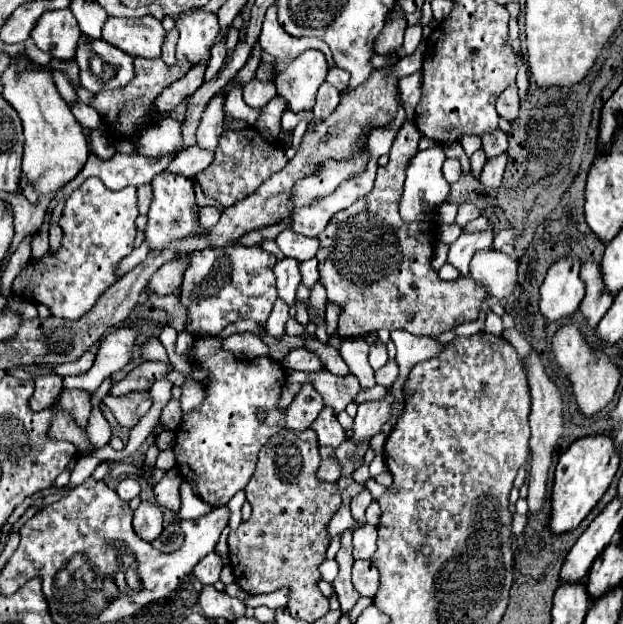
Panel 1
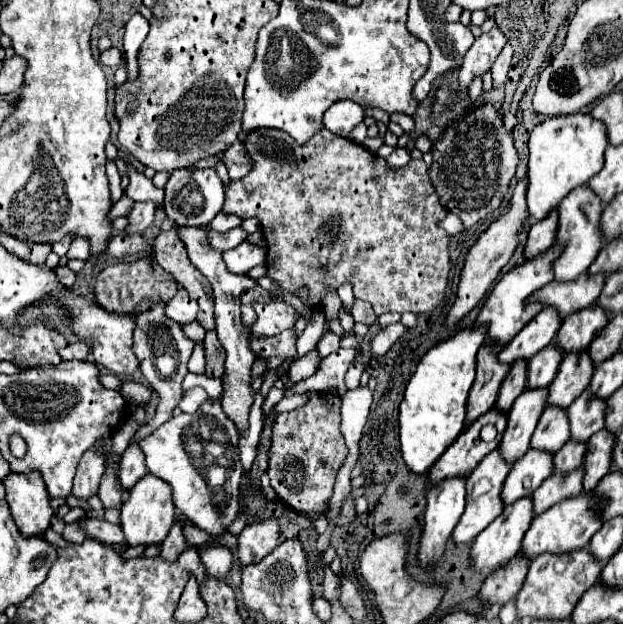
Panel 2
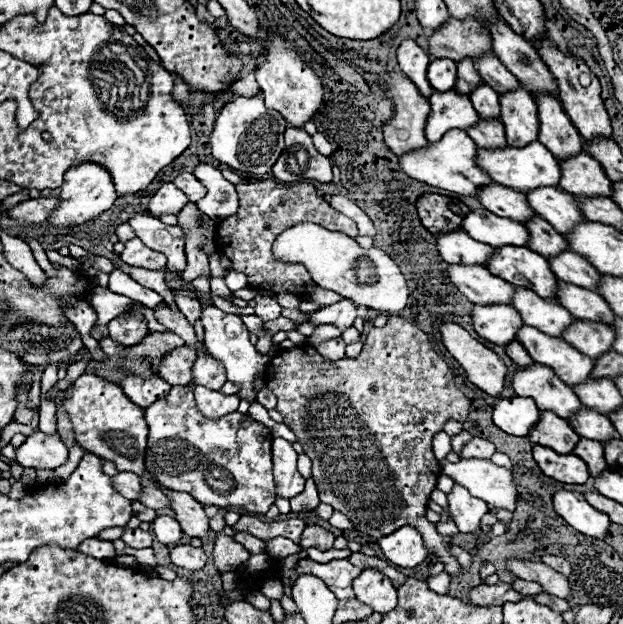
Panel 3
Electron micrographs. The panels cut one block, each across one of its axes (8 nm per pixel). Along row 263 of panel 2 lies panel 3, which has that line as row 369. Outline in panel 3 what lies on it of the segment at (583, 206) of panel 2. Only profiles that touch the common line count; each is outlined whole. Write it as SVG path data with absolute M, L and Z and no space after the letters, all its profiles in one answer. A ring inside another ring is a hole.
M522 326L516 338L534 362L550 366L568 386L578 386L590 380L594 360L572 350L562 338L548 338L548 334L540 334L540 330L532 330L530 326Z

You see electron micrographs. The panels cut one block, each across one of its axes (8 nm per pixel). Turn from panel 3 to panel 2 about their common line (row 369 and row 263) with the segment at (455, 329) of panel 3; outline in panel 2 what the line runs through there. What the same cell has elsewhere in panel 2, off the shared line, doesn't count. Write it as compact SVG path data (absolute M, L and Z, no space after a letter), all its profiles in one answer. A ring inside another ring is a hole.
M520 180L516 190L514 190L514 196L512 196L512 202L510 202L512 206L510 206L508 214L504 214L498 220L494 220L488 226L488 230L482 232L480 238L474 242L474 246L466 252L464 266L462 266L462 272L460 272L460 284L458 284L458 292L456 292L456 302L452 304L452 308L450 308L450 312L446 314L446 320L444 320L446 328L454 328L486 296L486 292L490 290L490 286L496 280L498 272L502 270L502 266L508 264L510 256L514 254L514 250L518 246L520 226L528 218L528 210L526 210L526 202L524 202L524 190L526 190L526 180Z

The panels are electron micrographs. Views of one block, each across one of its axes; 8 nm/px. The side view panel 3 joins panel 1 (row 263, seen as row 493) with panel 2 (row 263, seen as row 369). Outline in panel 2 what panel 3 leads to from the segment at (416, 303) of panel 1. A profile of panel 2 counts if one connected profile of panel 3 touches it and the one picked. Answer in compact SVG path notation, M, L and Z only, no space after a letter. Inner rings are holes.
M266 128L266 130L252 130L246 134L244 138L244 146L250 154L250 164L252 170L242 178L242 180L234 180L226 186L226 202L224 202L224 212L226 214L236 214L240 218L248 218L254 216L260 220L262 226L262 234L266 240L266 266L268 266L268 276L272 280L276 280L284 292L296 292L302 286L310 288L310 306L320 304L324 290L332 288L336 290L340 284L344 282L352 282L354 286L354 296L360 300L366 300L372 304L376 316L384 314L384 312L432 312L444 298L444 290L448 284L448 272L450 272L450 258L448 258L448 234L438 226L438 220L446 216L444 208L440 206L438 198L436 198L436 190L432 190L432 184L428 182L428 166L424 164L424 160L410 160L406 166L398 168L398 170L390 170L386 168L384 158L380 158L378 154L368 152L364 146L350 142L342 136L336 136L328 130L320 130L316 132L306 144L298 144L292 136L284 134L282 130L276 128Z

